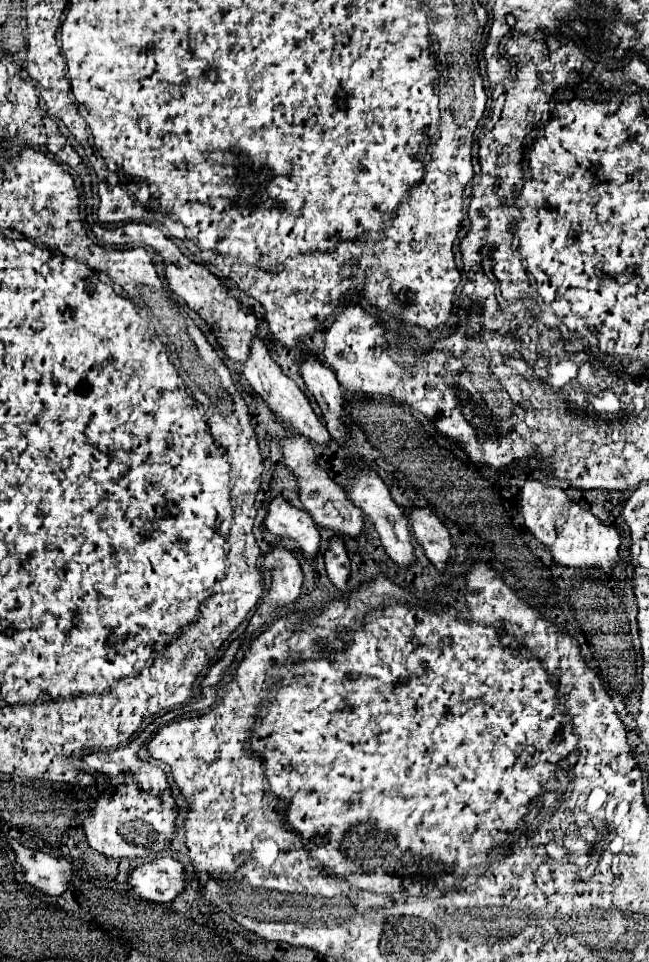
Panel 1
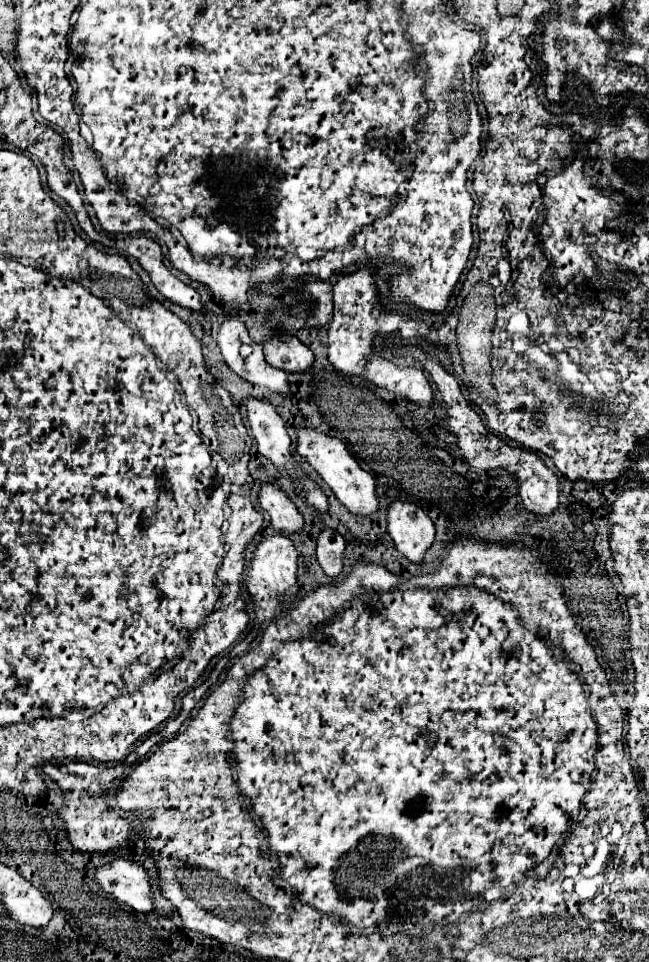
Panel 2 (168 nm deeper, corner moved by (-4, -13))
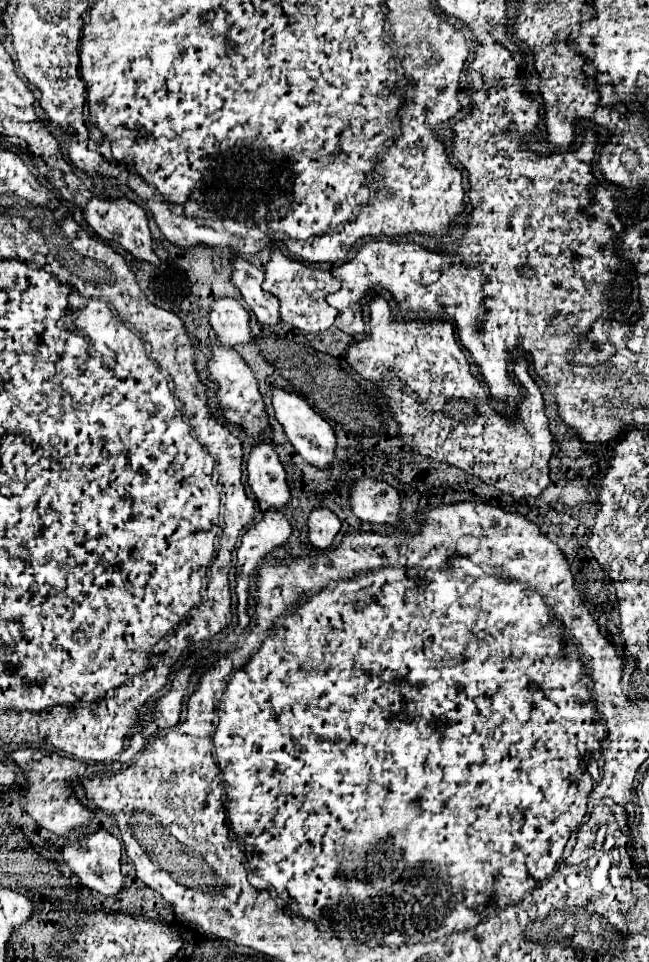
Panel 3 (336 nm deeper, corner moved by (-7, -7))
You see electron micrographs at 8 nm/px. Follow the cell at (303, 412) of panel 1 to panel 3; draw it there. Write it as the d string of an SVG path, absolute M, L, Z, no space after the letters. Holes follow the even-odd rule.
M222 298L212 302L210 324L220 344L248 346L256 342L250 330L250 314L232 298Z

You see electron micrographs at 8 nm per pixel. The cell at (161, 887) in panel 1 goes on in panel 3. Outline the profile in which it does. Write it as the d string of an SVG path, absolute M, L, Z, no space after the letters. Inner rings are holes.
M100 830L86 838L80 838L66 848L62 848L64 862L70 864L72 872L76 872L84 886L96 890L104 896L116 896L126 890L126 876L122 874L122 844L116 836Z

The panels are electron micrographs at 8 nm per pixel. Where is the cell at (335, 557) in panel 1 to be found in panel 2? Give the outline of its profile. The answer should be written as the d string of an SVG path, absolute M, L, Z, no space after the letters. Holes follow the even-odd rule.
M331 528L321 530L321 534L317 536L315 556L317 556L317 562L327 576L335 578L335 576L341 574L343 550L345 550L345 540L343 540L341 534L337 534Z

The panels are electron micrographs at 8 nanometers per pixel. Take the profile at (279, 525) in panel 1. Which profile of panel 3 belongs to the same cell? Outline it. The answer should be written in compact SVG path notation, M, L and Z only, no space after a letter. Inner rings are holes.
M258 442L250 454L248 486L258 500L270 504L274 510L282 510L292 500L284 466L276 450L266 442Z

